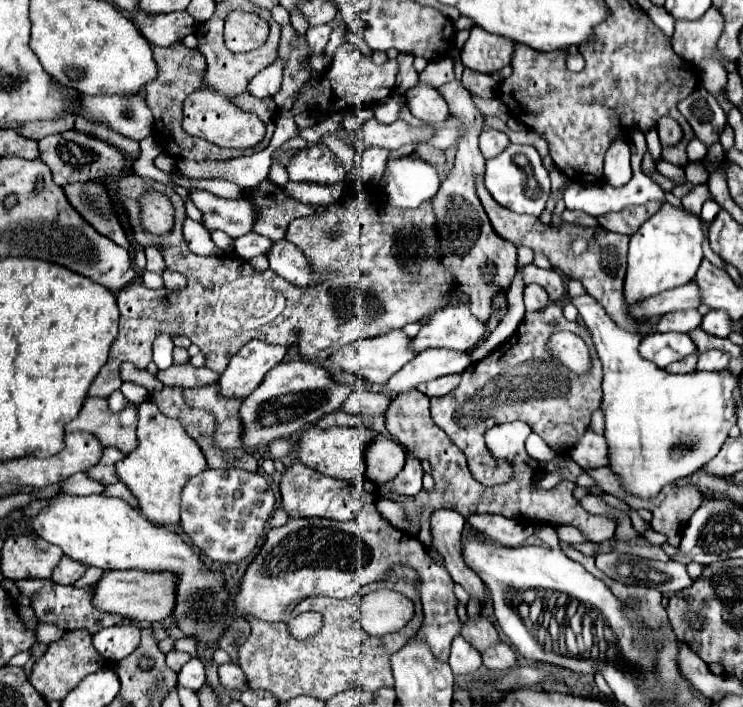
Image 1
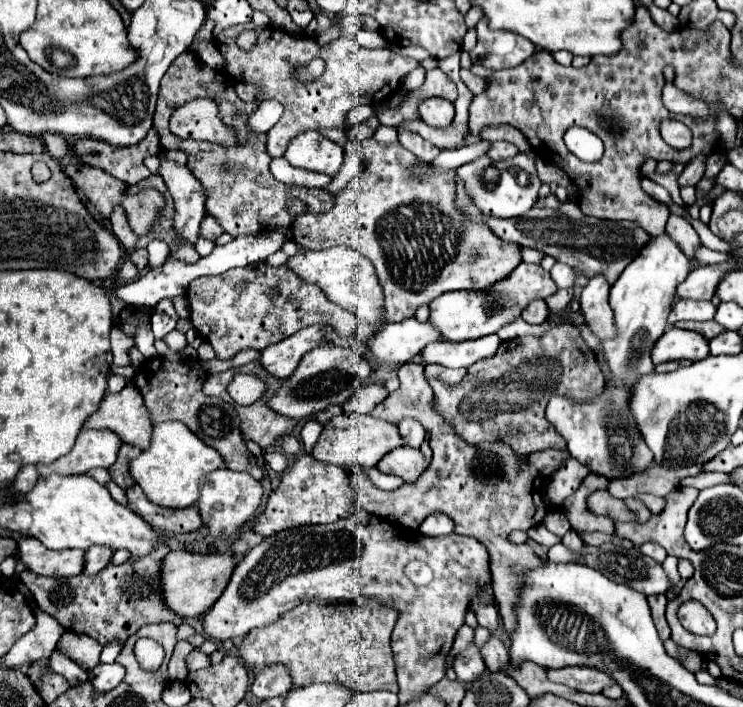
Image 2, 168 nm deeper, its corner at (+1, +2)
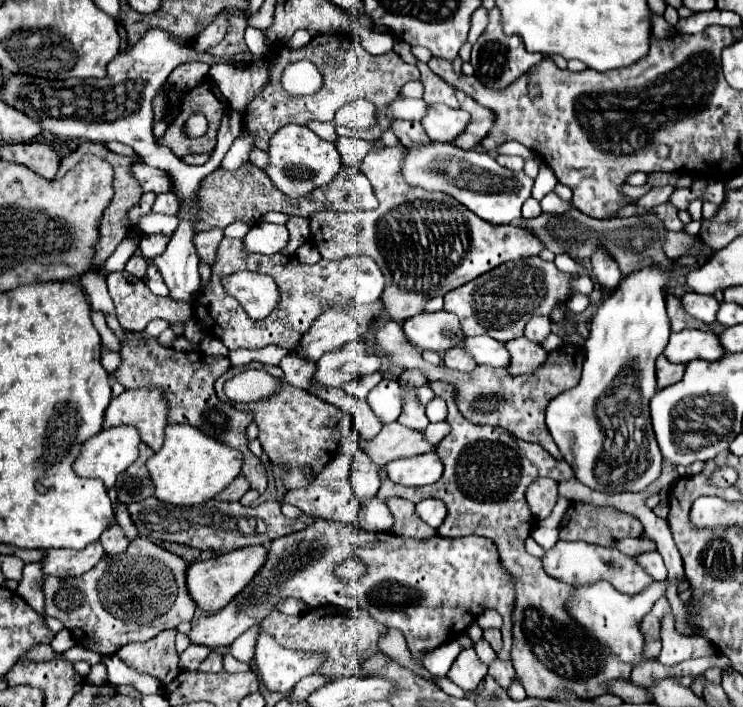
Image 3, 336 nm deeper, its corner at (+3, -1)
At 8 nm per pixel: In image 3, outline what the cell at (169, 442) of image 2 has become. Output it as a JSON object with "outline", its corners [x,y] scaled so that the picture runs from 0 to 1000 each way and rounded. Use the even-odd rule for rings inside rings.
{"outline":[[[226,601],[221,632],[199,649],[197,661],[210,689],[210,703],[231,714],[269,714],[301,694],[326,663],[328,644],[320,635],[277,618],[258,601]]]}

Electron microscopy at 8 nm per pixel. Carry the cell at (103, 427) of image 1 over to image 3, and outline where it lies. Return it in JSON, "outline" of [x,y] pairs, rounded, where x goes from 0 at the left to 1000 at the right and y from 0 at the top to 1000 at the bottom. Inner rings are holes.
{"outline":[[[194,547],[167,553],[153,562],[140,587],[140,607],[159,601],[178,601],[188,610],[188,618],[207,638],[218,635],[221,607],[226,590],[226,567],[218,550]]]}

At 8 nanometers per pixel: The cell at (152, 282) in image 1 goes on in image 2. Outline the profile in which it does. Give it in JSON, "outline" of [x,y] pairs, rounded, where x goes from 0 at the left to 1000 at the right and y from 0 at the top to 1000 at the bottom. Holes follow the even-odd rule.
{"outline":[[[205,339],[205,342],[199,345],[199,359],[202,359],[202,373],[199,373],[199,379],[202,379],[202,382],[210,382],[210,379],[218,379],[218,376],[223,373],[223,365],[226,365],[229,354],[226,354],[223,342],[218,342],[218,339]]]}

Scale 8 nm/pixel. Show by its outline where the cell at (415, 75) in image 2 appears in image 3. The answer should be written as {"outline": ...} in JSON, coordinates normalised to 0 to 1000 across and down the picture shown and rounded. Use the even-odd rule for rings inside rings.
{"outline":[[[552,115],[552,117],[546,117],[541,123],[541,134],[544,137],[560,137],[560,140],[565,140],[568,132],[571,132],[571,126],[568,126],[568,117],[565,115]]]}

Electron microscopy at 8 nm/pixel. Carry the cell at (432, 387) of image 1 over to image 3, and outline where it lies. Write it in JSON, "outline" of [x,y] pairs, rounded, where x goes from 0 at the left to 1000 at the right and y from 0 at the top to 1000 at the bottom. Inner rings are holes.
{"outline":[[[608,491],[598,502],[598,516],[606,522],[616,522],[616,525],[630,528],[641,519],[641,511],[635,511],[635,505],[630,505],[630,499],[624,499],[624,494]]]}

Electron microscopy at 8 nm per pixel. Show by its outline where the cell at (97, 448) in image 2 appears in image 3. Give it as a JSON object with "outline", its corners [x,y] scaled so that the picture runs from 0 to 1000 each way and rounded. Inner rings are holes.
{"outline":[[[162,601],[162,604],[140,607],[110,629],[108,646],[100,655],[100,666],[108,675],[132,675],[148,692],[148,689],[153,689],[156,675],[183,652],[186,629],[188,629],[188,612],[178,601]]]}

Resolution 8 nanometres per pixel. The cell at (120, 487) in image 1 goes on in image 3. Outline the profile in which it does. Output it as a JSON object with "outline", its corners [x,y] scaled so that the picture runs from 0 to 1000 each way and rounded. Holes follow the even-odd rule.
{"outline":[[[199,703],[197,709],[175,711],[172,726],[188,760],[199,760],[202,765],[234,765],[256,771],[266,779],[291,779],[293,785],[331,771],[355,771],[374,760],[412,748],[417,740],[423,740],[423,731],[415,728],[404,728],[401,734],[382,731],[374,709],[358,709],[345,717],[328,717],[323,711],[296,711],[285,706],[261,717],[237,717],[213,709],[210,703]]]}

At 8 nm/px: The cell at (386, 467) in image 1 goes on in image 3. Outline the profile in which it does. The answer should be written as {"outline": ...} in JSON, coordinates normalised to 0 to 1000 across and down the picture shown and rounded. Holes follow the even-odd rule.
{"outline":[[[571,641],[552,649],[536,649],[520,658],[520,669],[525,680],[538,686],[581,686],[595,675],[595,652],[587,646],[587,641]]]}

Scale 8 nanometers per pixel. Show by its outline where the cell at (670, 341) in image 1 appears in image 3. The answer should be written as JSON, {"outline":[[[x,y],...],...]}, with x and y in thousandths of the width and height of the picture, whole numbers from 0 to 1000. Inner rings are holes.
{"outline":[[[926,465],[926,468],[904,471],[902,485],[894,494],[894,502],[904,513],[926,513],[931,508],[966,511],[966,505],[974,499],[977,496],[969,488],[966,474],[953,471],[953,468],[942,468],[942,465]]]}

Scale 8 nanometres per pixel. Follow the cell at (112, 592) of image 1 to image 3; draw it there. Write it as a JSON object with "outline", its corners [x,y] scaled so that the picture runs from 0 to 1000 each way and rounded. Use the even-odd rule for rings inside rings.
{"outline":[[[339,771],[339,774],[326,774],[318,779],[310,779],[299,788],[288,788],[280,793],[258,793],[253,802],[253,836],[256,844],[264,850],[264,856],[280,867],[296,864],[339,816],[350,808],[350,799],[355,796],[355,788],[361,788],[361,777],[355,771]]]}

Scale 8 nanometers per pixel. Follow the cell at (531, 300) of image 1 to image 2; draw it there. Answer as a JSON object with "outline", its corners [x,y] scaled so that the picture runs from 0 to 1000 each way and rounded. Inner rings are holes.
{"outline":[[[719,421],[719,424],[708,433],[708,438],[703,438],[703,450],[705,450],[711,458],[729,458],[729,455],[738,450],[738,444],[740,444],[740,438],[738,438],[735,427],[727,424],[727,421]]]}

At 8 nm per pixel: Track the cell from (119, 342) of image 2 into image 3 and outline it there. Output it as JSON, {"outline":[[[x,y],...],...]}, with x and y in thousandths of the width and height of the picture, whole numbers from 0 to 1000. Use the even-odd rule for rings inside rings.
{"outline":[[[121,380],[118,386],[108,389],[108,403],[110,403],[113,414],[118,417],[124,437],[137,440],[140,446],[153,443],[153,429],[145,417],[145,406],[143,406],[143,392],[137,392],[129,380]]]}

